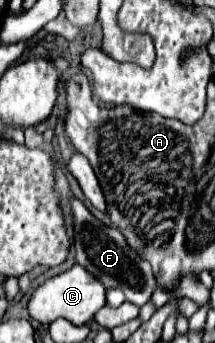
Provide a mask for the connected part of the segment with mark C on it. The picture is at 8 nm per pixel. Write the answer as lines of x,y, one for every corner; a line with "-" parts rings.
74,264
70,270
46,280
36,288
28,302
28,312
36,322
50,324
56,318
66,318
72,324
86,324
94,318
94,314
106,306
106,288
100,280
96,280
90,272
86,272
80,264

